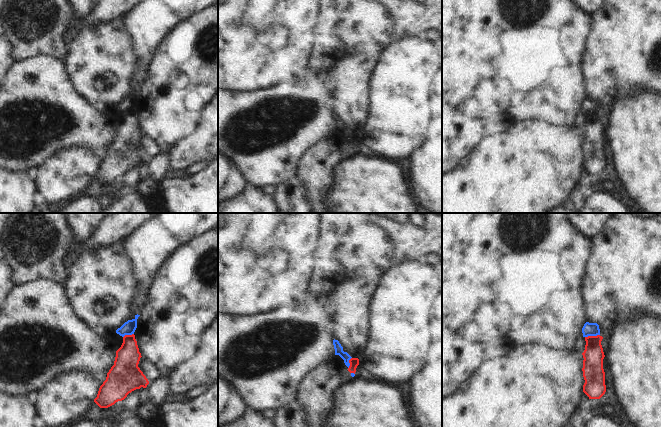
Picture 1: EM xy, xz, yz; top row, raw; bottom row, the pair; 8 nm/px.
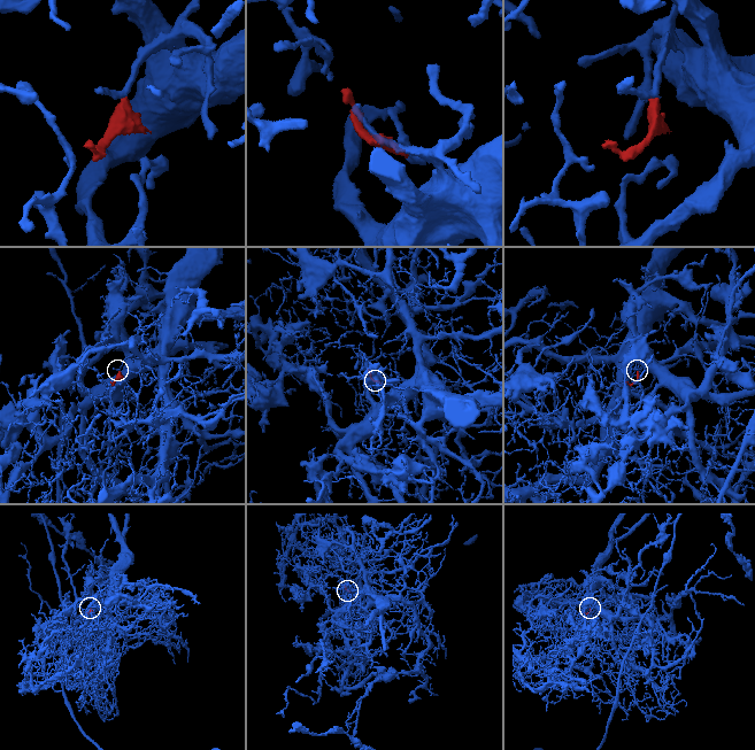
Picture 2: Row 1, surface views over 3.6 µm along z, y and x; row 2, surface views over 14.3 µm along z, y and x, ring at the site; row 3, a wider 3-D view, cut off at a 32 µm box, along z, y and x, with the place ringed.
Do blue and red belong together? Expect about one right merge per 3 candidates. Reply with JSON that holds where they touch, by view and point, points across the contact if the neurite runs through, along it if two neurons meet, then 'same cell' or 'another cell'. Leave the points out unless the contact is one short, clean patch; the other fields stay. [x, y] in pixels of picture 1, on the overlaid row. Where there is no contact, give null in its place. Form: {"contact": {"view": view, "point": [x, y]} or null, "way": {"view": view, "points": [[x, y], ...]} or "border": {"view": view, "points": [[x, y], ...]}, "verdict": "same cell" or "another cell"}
{"contact": {"view": "yz", "point": [592, 335]}, "border": {"view": "yz", "points": [[599, 334], [585, 337]]}, "verdict": "another cell"}

